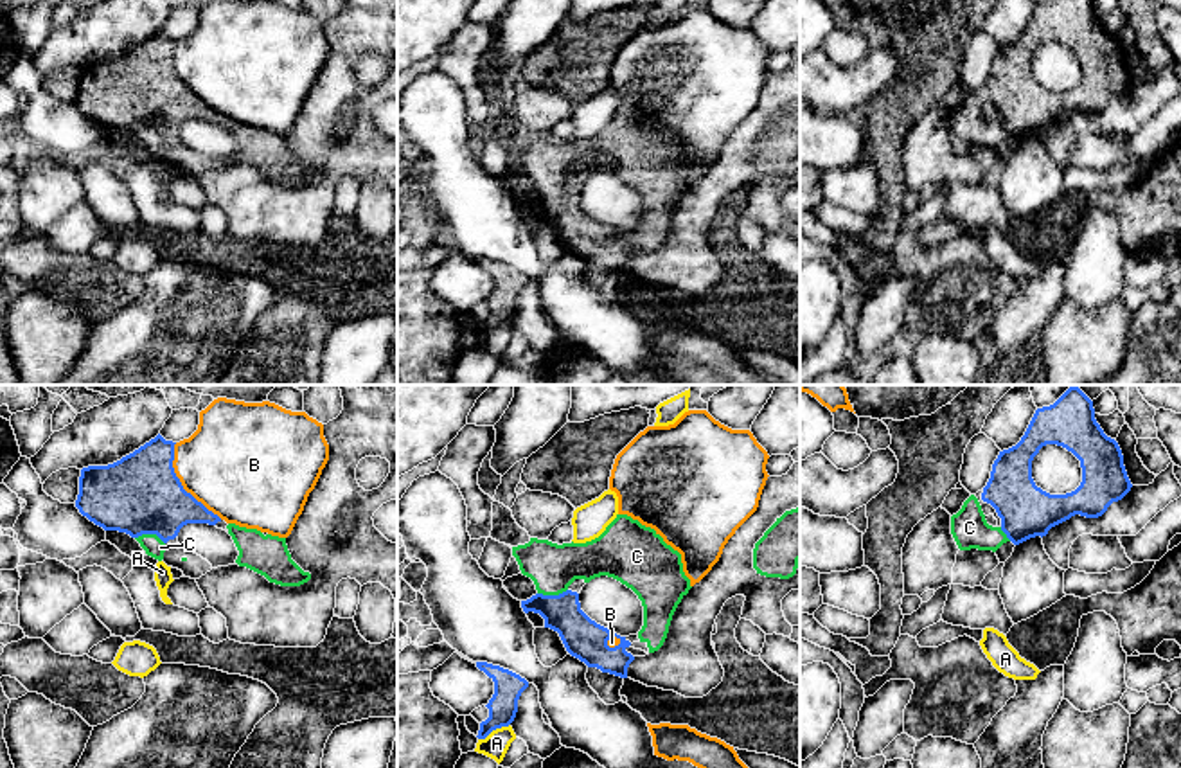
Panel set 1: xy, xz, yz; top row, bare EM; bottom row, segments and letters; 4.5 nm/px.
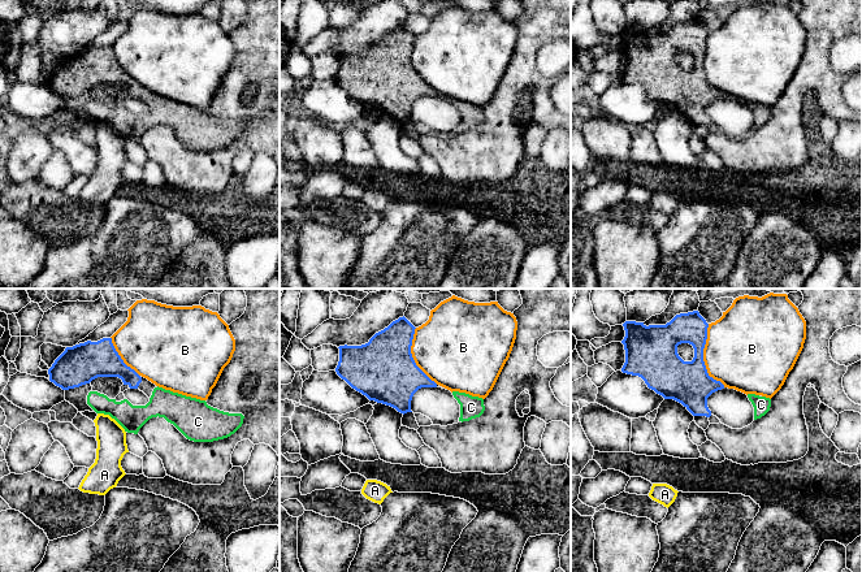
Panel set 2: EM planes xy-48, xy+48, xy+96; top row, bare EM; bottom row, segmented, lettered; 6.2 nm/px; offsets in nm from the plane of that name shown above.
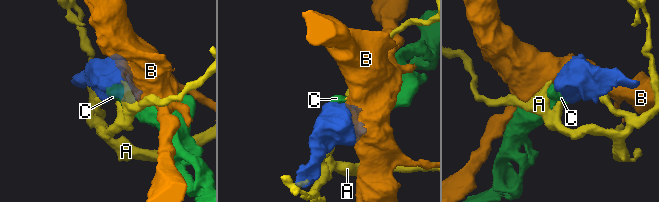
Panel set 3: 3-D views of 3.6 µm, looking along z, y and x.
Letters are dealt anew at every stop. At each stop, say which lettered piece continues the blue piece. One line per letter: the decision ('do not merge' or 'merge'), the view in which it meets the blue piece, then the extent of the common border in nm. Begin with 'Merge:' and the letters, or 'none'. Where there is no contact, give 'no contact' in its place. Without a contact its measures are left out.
Merge: C
A: do not merge; contact in xz; length 160 nm
B: do not merge; contact in xy; length 400 nm
C: merge; contact in xy; length 140 nm

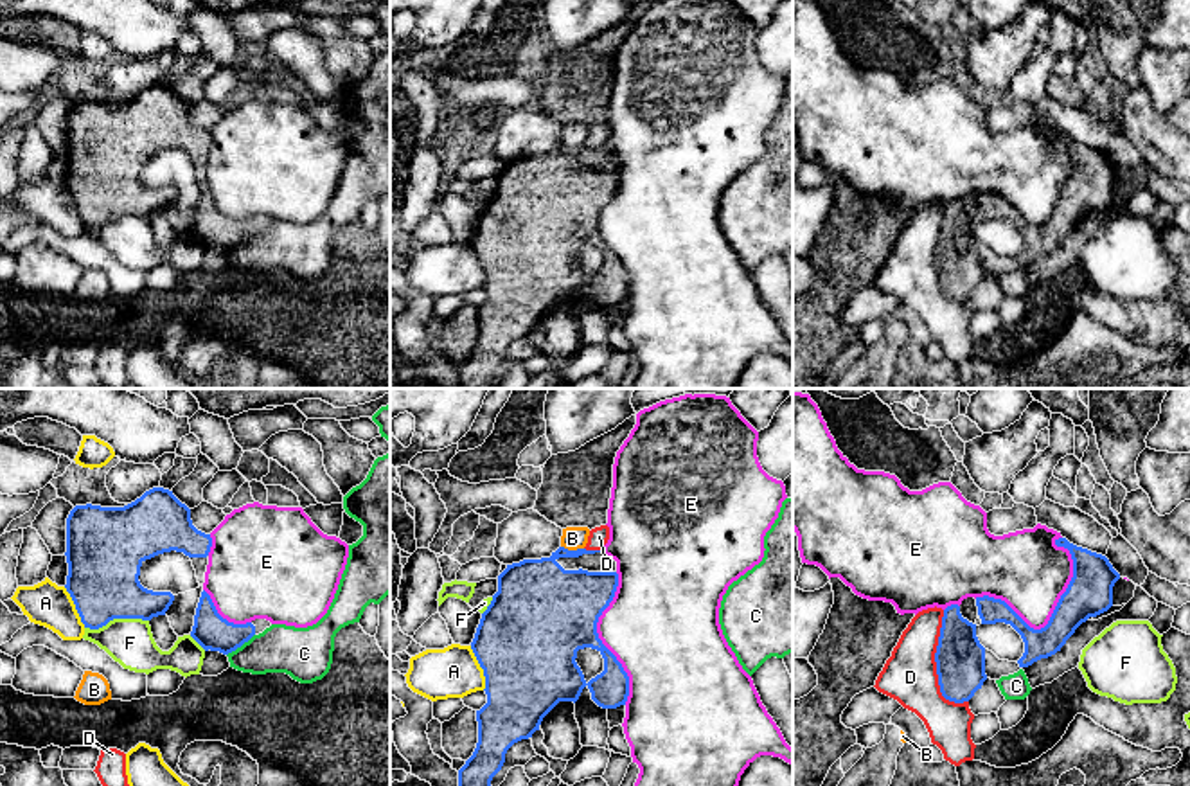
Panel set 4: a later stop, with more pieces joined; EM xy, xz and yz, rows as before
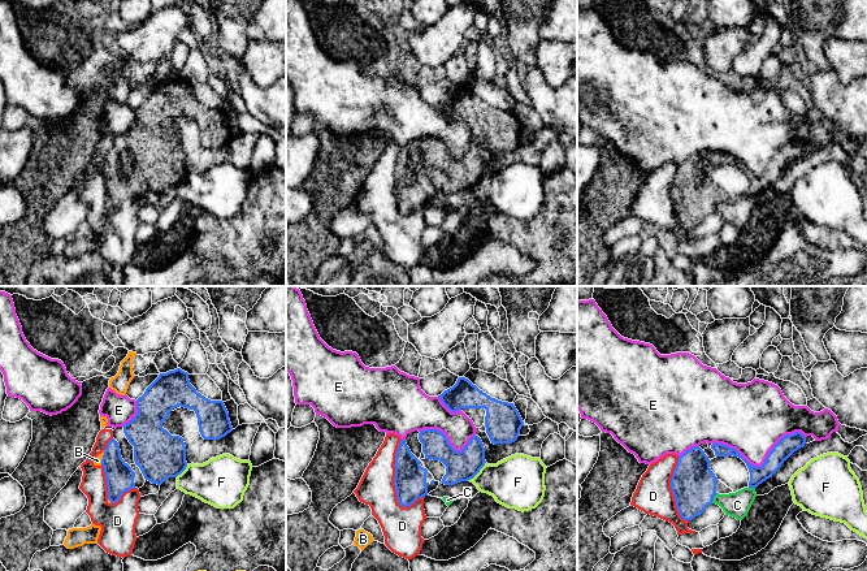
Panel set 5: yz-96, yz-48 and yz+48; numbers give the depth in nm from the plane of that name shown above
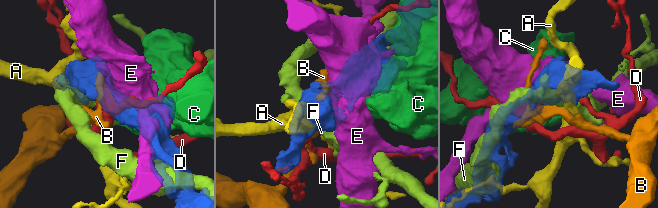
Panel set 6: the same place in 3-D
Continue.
Merge: none
A: do not merge; contact in xz; length 220 nm
B: do not merge; contact in xz; length 110 nm
C: do not merge; contact in xy; length 160 nm
D: do not merge; contact in yz; length 440 nm
E: do not merge; contact in yz; length 480 nm
F: do not merge; contact in xy; length 300 nm

